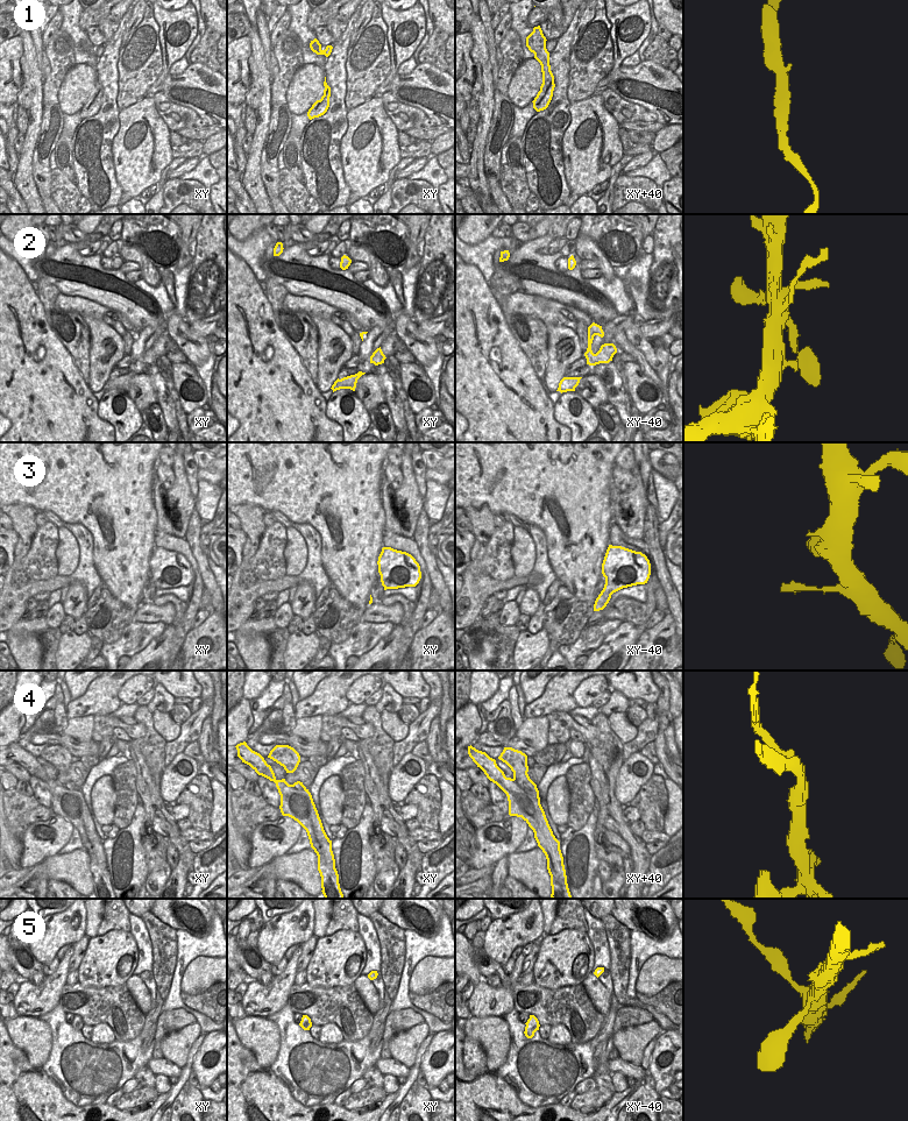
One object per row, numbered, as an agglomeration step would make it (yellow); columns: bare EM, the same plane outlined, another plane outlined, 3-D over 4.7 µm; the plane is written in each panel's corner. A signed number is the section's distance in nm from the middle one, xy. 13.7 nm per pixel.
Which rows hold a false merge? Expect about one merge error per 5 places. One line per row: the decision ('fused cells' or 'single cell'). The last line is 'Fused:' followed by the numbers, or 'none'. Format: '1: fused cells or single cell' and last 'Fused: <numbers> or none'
1: single cell
2: single cell
3: single cell
4: fused cells
5: fused cells
Fused: 4, 5

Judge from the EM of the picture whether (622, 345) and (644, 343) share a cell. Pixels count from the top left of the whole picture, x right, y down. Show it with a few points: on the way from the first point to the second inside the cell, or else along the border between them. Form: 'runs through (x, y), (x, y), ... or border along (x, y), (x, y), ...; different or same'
border along (632, 320), (625, 336), (650, 367); different

